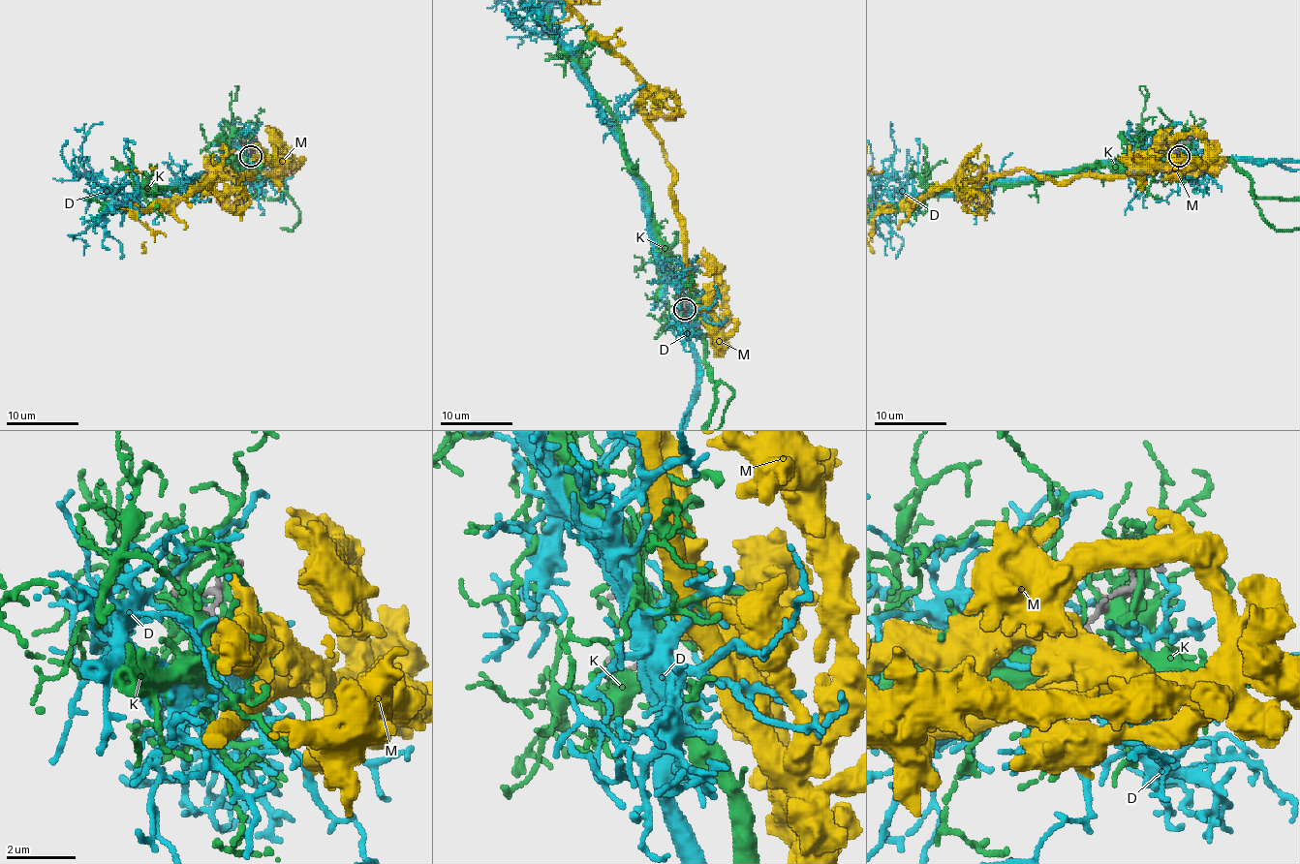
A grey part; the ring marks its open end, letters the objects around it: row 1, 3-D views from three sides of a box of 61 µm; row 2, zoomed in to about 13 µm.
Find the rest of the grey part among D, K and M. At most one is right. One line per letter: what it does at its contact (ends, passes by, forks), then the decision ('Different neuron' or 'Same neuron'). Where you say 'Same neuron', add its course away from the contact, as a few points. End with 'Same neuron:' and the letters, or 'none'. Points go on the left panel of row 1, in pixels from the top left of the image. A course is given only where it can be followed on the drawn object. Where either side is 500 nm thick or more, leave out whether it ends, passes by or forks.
D: Same neuron
K: It forks there. Different neuron
M: It ends there. Different neuron
Same neuron: D

